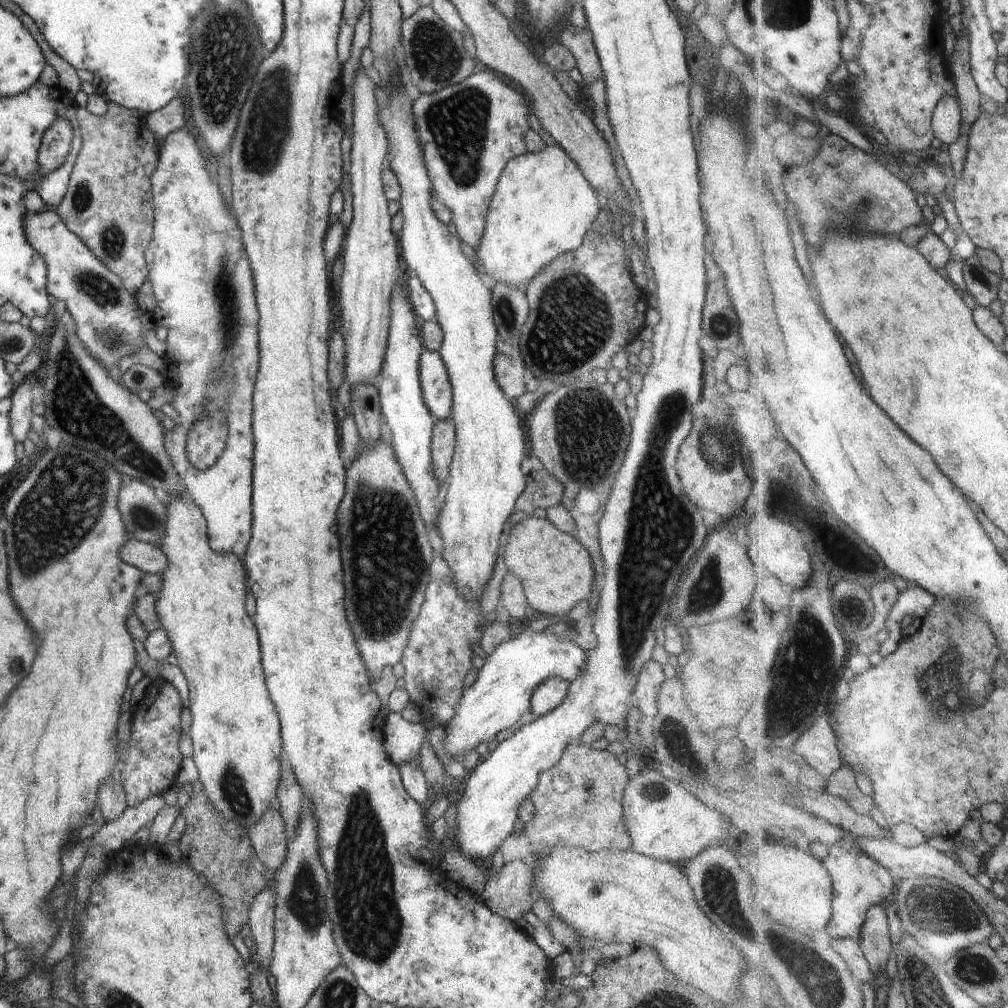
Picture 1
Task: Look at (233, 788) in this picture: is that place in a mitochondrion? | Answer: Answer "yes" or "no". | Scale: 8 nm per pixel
yes

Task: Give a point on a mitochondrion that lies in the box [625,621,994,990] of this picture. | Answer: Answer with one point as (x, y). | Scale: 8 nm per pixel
(934, 905)

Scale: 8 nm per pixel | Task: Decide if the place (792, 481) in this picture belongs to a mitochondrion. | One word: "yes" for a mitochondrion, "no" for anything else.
yes

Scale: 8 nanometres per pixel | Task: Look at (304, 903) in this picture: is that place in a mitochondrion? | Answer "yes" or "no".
yes

